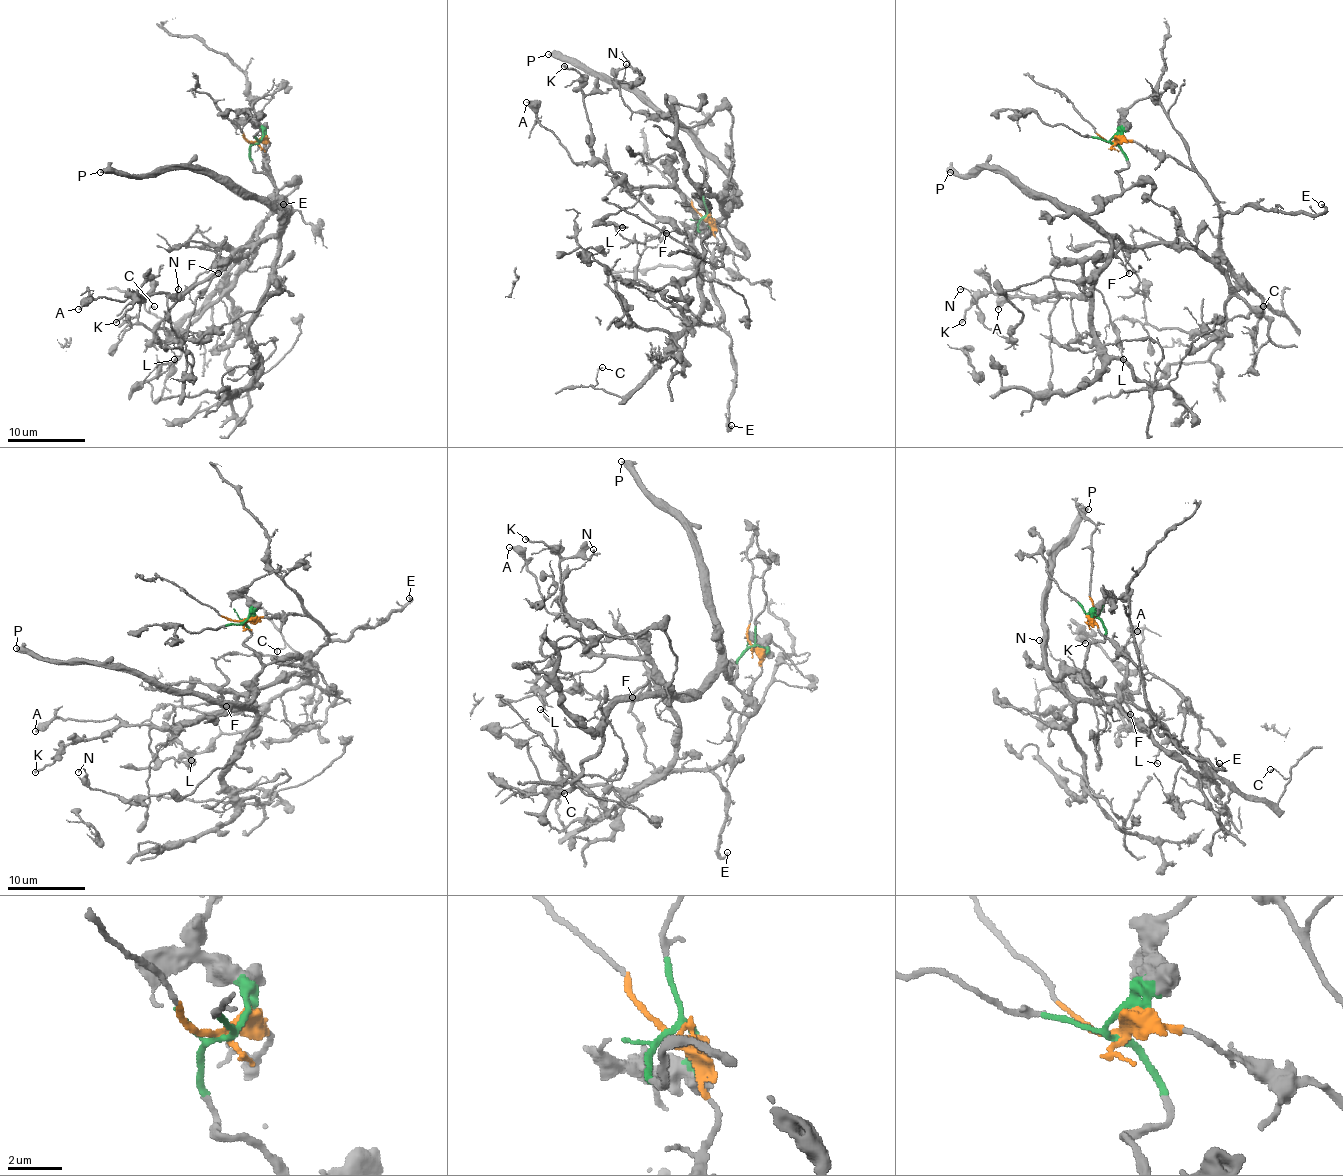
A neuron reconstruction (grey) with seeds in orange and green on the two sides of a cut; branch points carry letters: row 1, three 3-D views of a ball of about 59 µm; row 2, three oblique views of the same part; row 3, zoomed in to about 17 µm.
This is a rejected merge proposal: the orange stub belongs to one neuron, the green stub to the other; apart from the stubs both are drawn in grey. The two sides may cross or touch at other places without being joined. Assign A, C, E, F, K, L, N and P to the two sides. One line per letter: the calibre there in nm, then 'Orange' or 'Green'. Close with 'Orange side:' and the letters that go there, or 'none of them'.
A: Thickness 320 nm. Green
C: Thickness 120 nm. Orange
E: Thickness 200 nm. Orange
F: Thickness 130 nm. Green
K: Thickness 190 nm. Green
L: Thickness 120 nm. Green
N: Thickness 130 nm. Green
P: Thickness 440 nm. Green
Orange side: C, E

